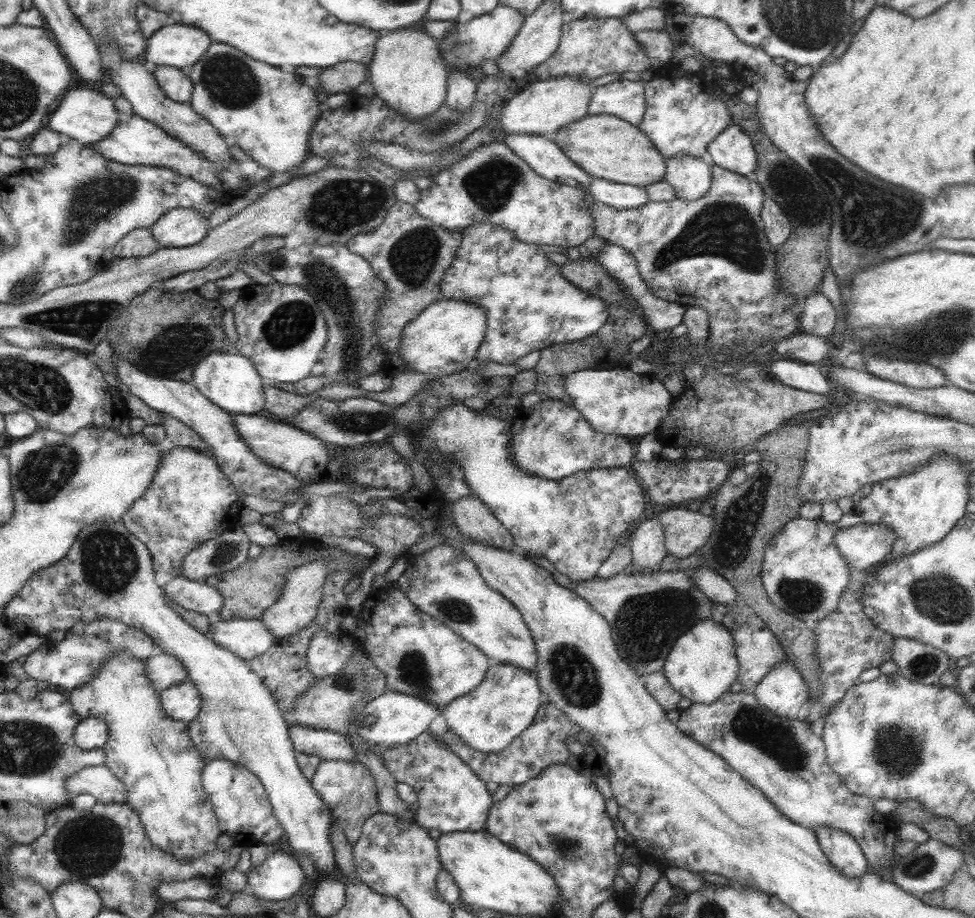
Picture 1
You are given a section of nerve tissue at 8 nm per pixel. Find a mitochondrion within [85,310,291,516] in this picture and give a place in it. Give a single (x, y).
(150, 357)

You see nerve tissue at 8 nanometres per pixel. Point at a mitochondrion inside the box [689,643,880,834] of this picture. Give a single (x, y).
(750, 724)

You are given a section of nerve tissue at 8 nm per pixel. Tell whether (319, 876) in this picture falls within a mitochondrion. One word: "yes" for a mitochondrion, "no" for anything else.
no

